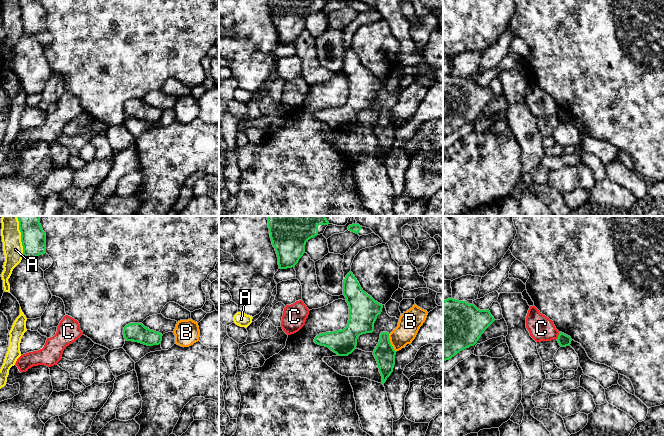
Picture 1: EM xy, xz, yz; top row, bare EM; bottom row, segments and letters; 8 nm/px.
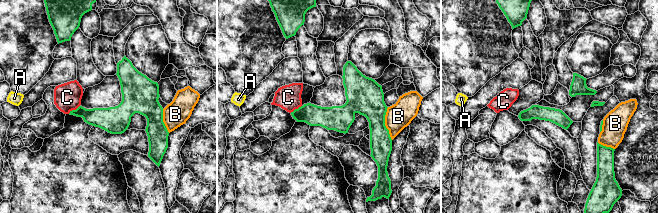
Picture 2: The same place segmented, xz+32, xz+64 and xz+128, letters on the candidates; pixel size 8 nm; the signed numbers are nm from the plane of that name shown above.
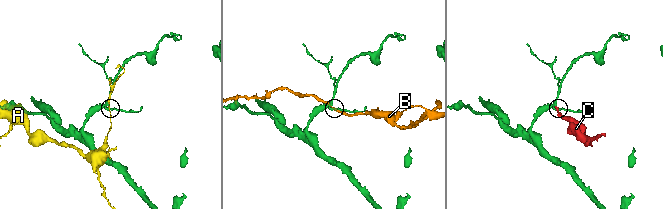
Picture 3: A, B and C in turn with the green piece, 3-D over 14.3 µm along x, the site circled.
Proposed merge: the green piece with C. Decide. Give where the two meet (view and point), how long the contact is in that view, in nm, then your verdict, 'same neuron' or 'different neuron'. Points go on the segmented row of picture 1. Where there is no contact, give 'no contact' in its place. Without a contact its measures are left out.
yz (558, 335) | 60 nm | different neuron

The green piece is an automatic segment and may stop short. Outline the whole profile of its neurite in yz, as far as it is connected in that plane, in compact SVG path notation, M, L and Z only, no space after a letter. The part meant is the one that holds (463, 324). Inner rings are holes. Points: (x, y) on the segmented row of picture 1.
M448 298L443 301L443 361L460 351L474 346L484 331L495 321L488 310L480 310L474 304Z

